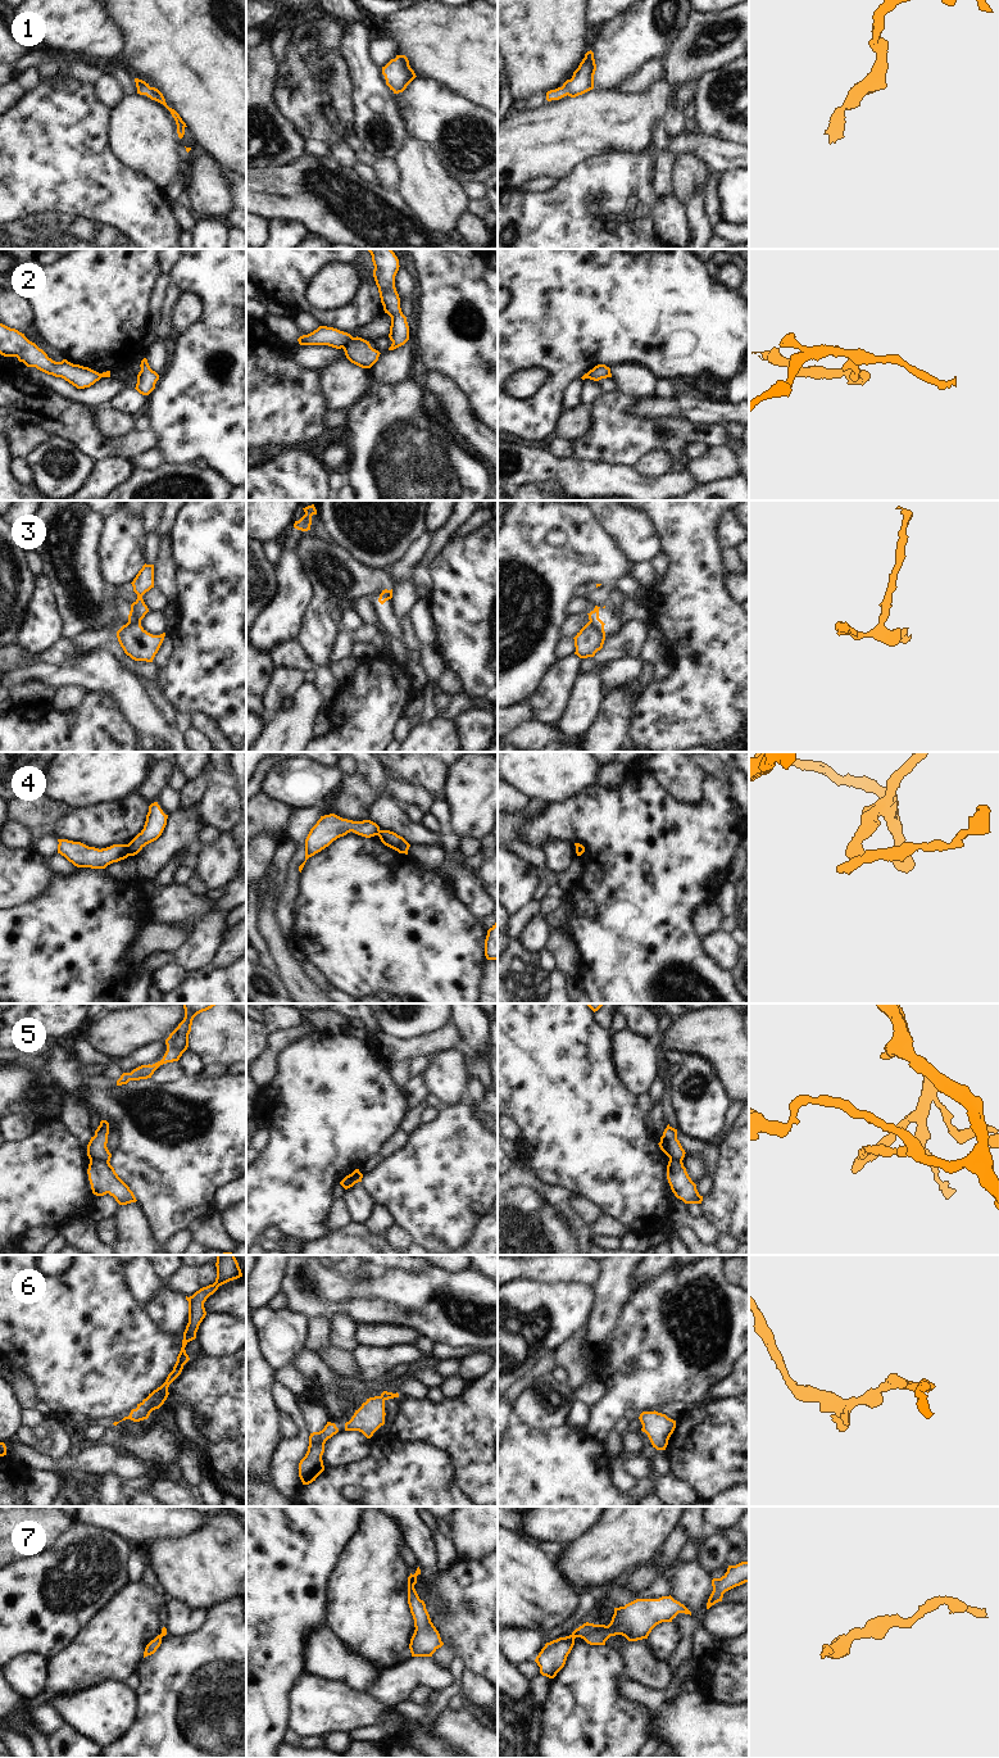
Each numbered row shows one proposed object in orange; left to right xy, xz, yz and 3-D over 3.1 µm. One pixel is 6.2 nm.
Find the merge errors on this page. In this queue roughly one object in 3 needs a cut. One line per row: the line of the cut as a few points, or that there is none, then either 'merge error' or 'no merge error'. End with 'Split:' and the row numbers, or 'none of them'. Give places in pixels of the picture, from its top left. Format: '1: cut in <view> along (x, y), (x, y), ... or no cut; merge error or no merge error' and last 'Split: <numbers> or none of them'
1: no cut; no merge error
2: cut in xz along (352, 336), (343, 348); merge error
3: cut in xy along (128, 619), (140, 622); merge error
4: cut in xy along (126, 844), (130, 855); merge error
5: cut in xy along (90, 1159), (101, 1159), (108, 1163); merge error
6: no cut; no merge error
7: no cut; no merge error
Split: 2, 3, 4, 5

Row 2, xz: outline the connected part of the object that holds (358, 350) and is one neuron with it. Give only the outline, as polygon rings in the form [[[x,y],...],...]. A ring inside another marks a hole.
[[[358,336],[351,337],[342,349],[346,358],[362,368],[371,368],[381,354],[371,346],[369,341]]]

